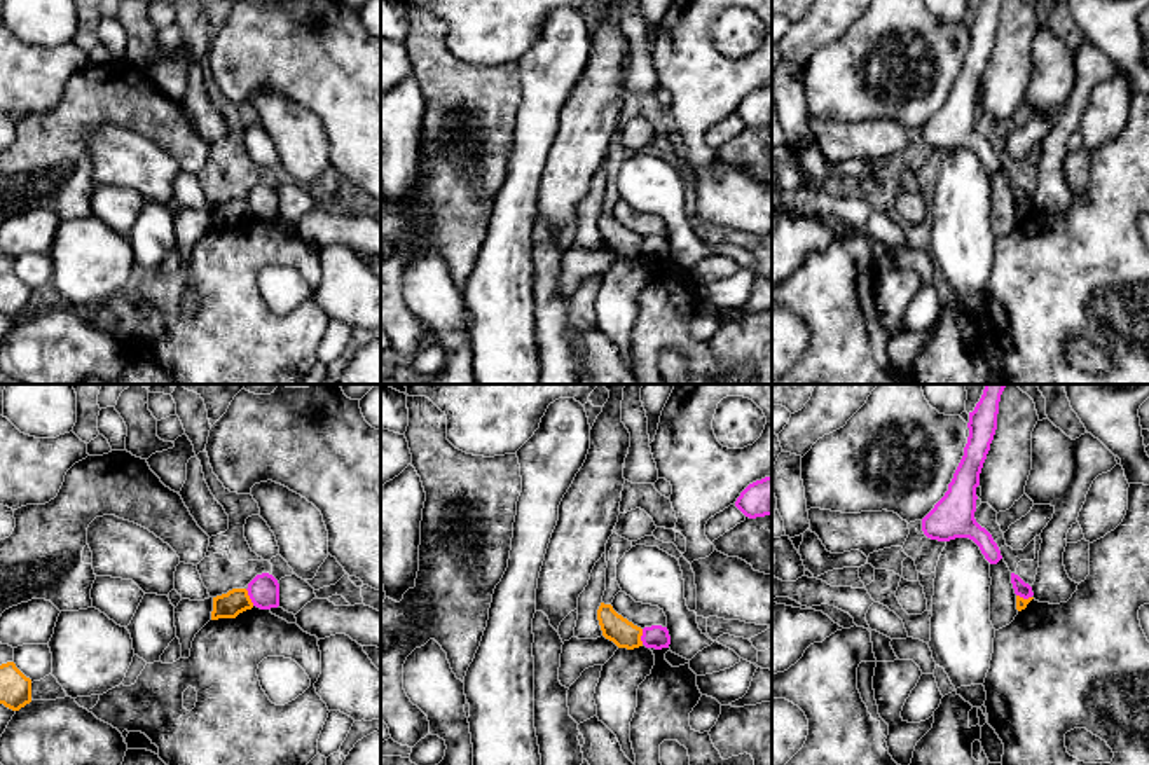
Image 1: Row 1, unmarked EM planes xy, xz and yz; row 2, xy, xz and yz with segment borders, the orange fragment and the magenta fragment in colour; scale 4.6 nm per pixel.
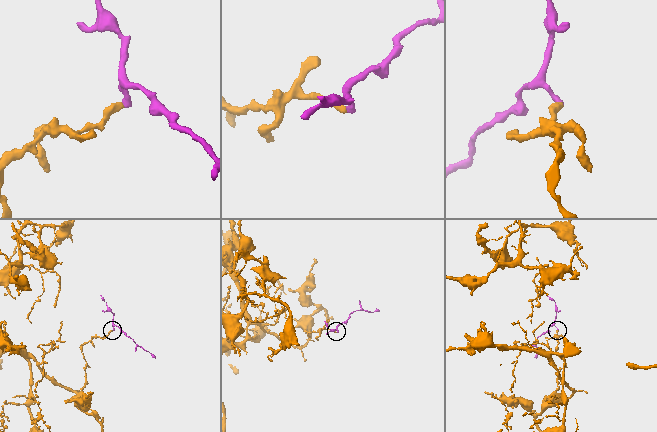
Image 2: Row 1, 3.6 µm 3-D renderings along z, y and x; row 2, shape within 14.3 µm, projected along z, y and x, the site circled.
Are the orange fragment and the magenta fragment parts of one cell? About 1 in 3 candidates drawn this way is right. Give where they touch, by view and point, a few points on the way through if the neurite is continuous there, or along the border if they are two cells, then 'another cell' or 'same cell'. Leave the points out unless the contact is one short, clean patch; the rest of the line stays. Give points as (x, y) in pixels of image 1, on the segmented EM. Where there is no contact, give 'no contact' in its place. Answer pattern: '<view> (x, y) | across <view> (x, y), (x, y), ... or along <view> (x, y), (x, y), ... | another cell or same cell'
xy (248, 598) | along xy (245, 589), (254, 605) | another cell

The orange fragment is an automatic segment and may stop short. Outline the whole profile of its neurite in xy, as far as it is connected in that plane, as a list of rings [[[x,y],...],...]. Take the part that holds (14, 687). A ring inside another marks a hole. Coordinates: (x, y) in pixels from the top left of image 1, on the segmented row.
[[[14,662],[0,665],[0,704],[19,711],[31,702],[31,679]]]

